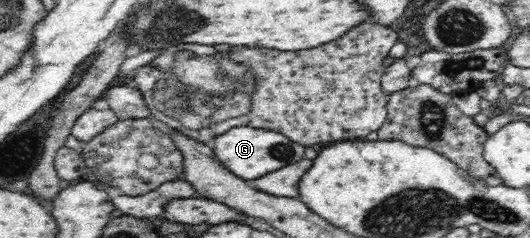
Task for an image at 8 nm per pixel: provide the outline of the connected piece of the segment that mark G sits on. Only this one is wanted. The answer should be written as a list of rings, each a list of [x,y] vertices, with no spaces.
[[[239,126],[231,128],[227,133],[214,137],[211,141],[215,157],[233,173],[233,176],[251,181],[264,177],[271,171],[277,171],[289,163],[303,159],[303,145],[291,141],[282,133],[254,127]]]

